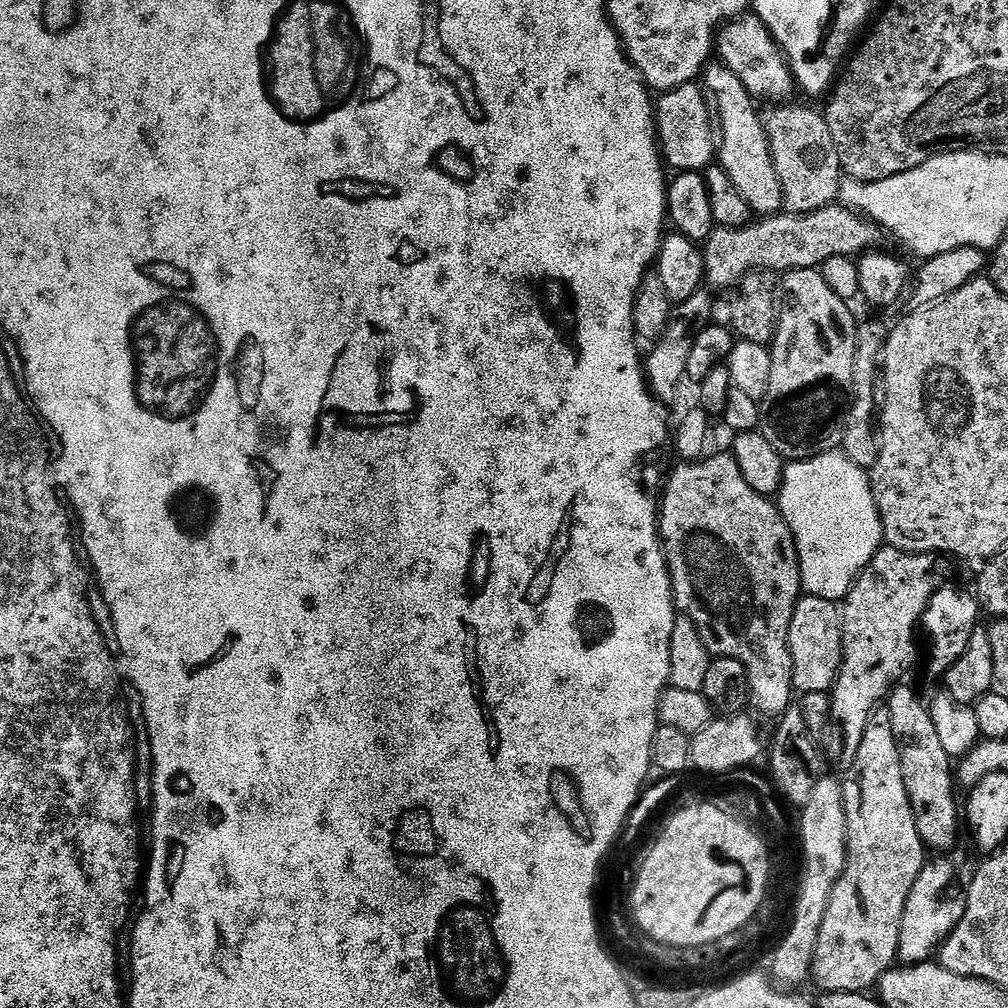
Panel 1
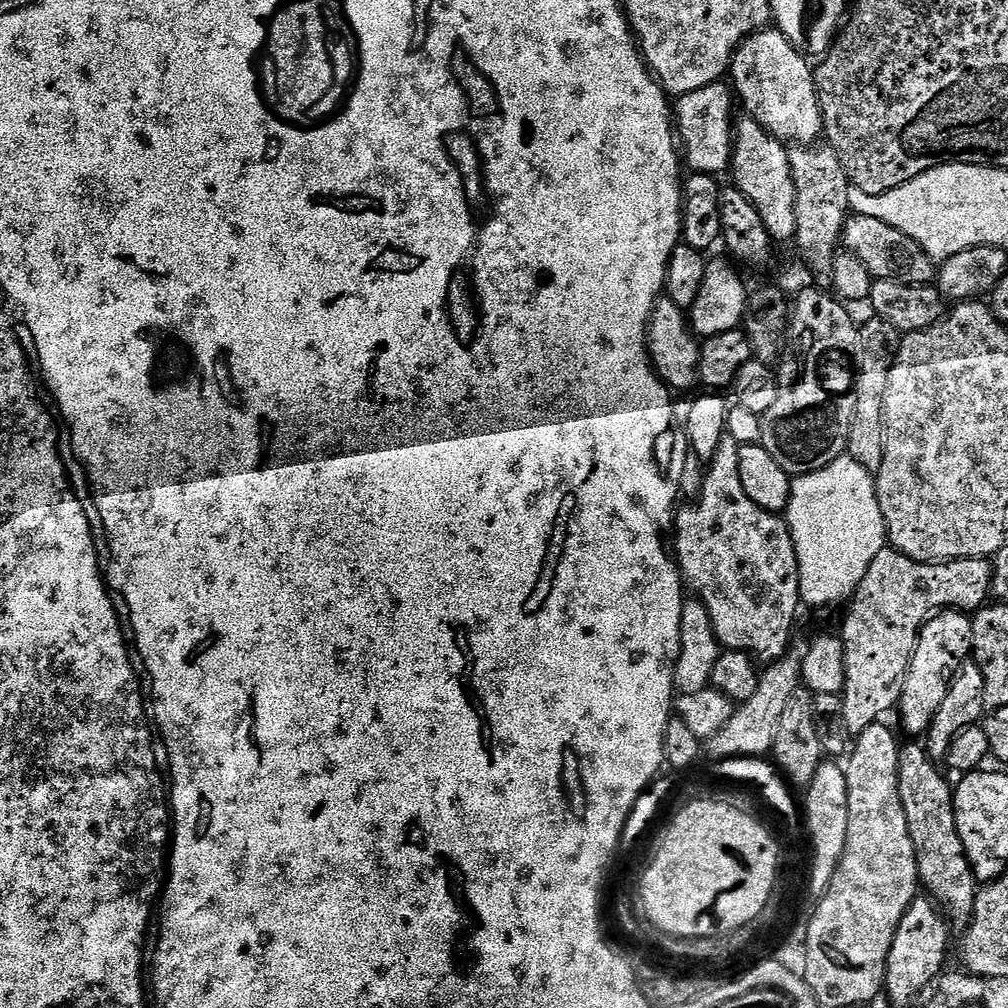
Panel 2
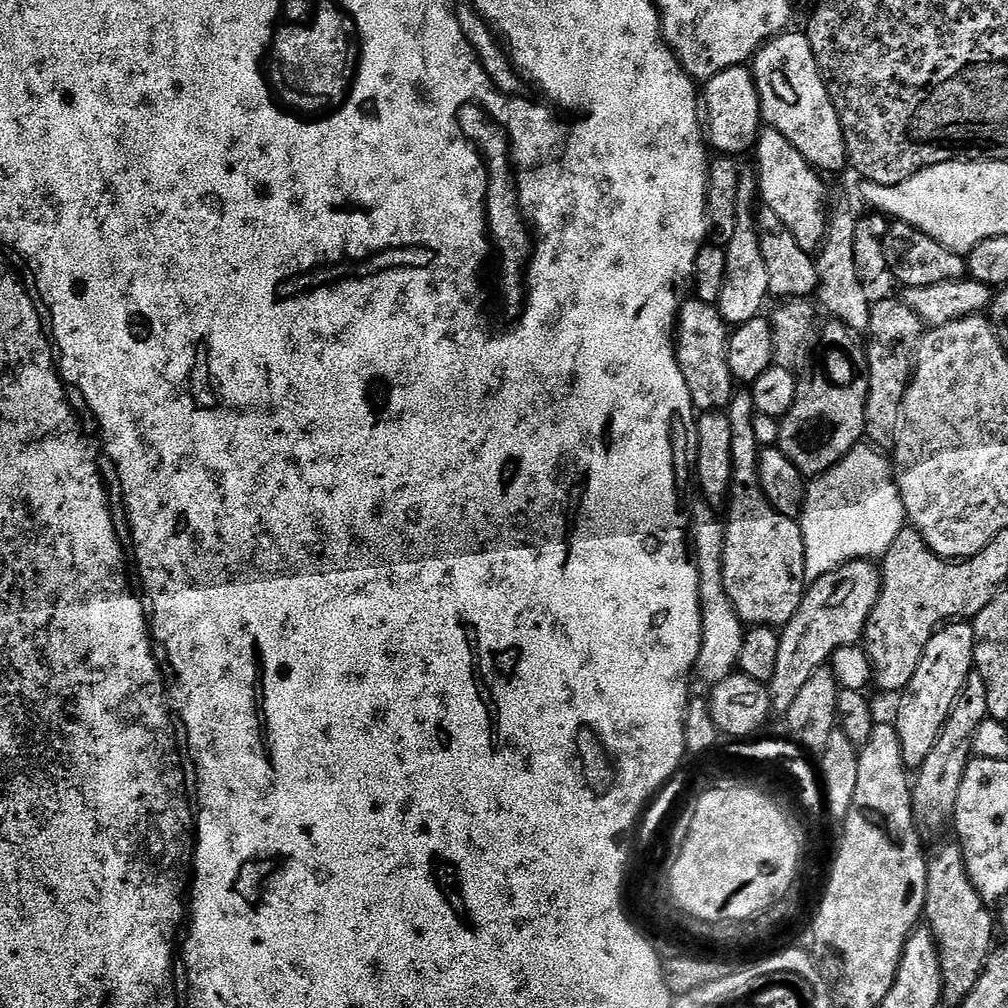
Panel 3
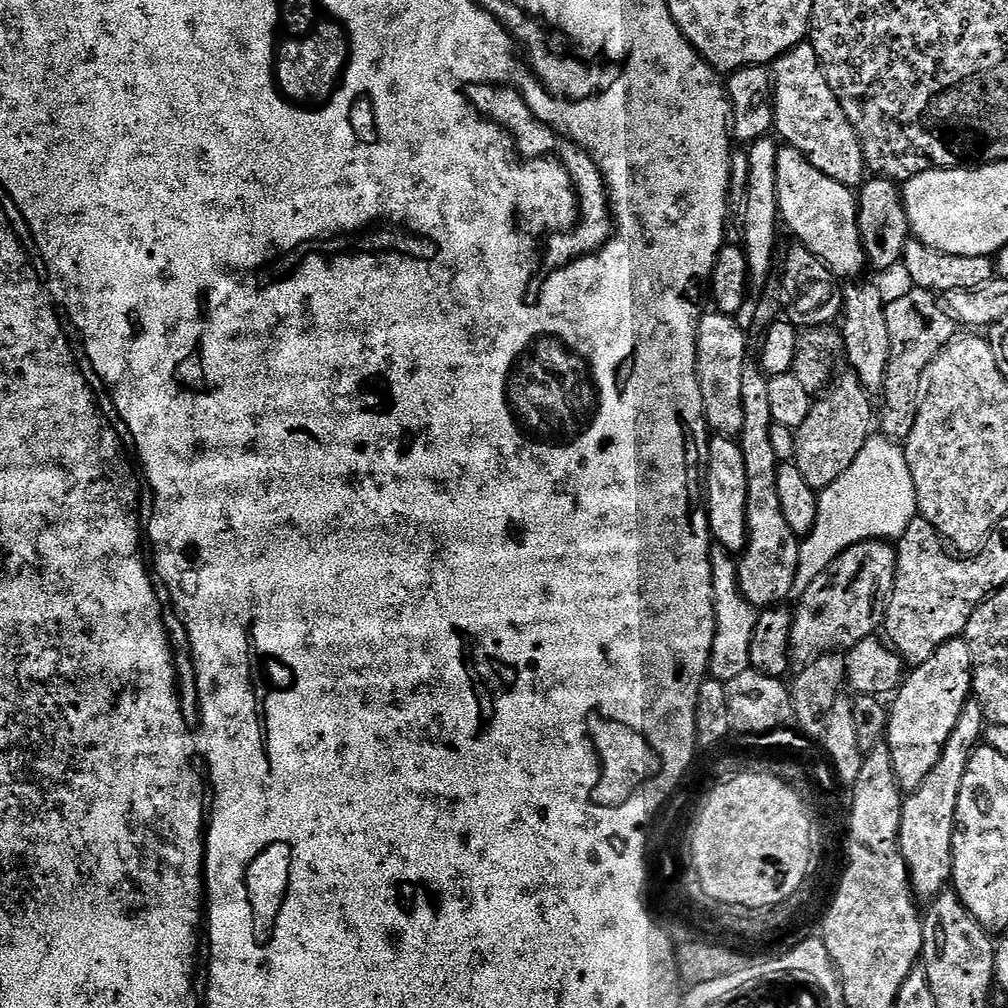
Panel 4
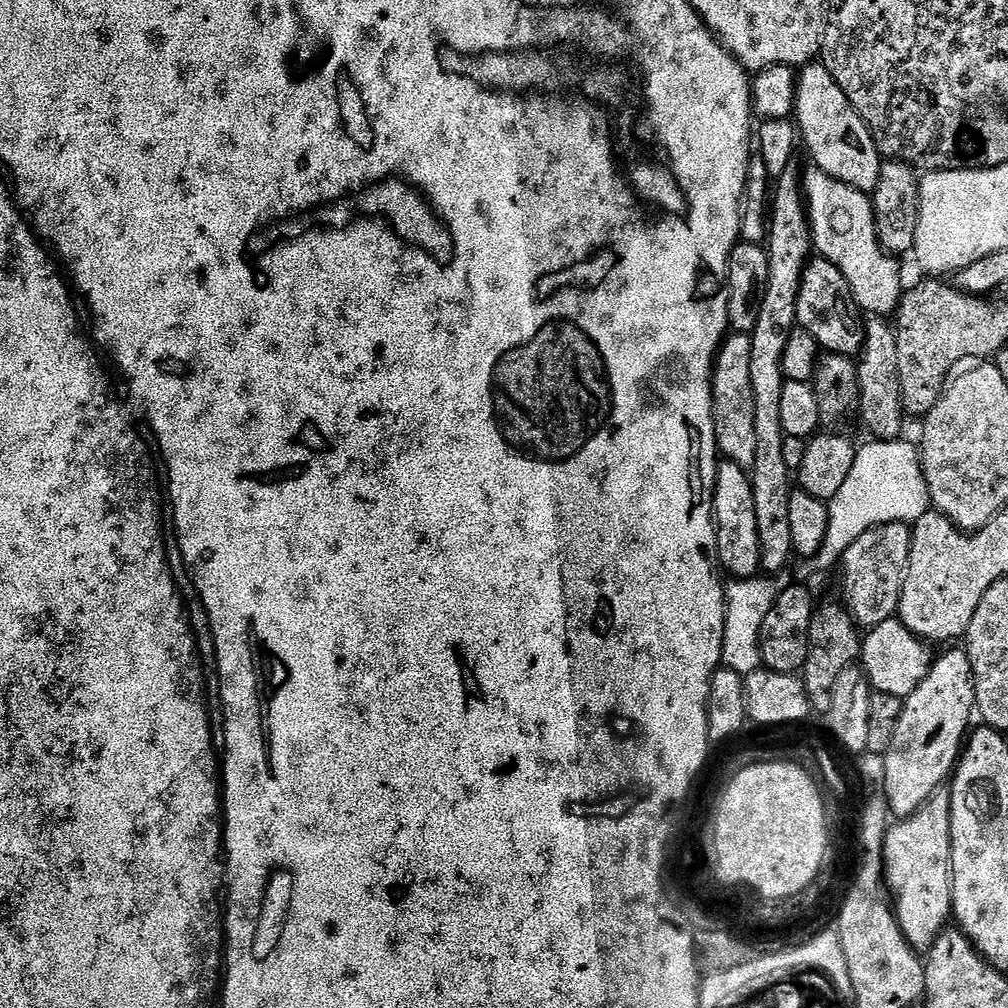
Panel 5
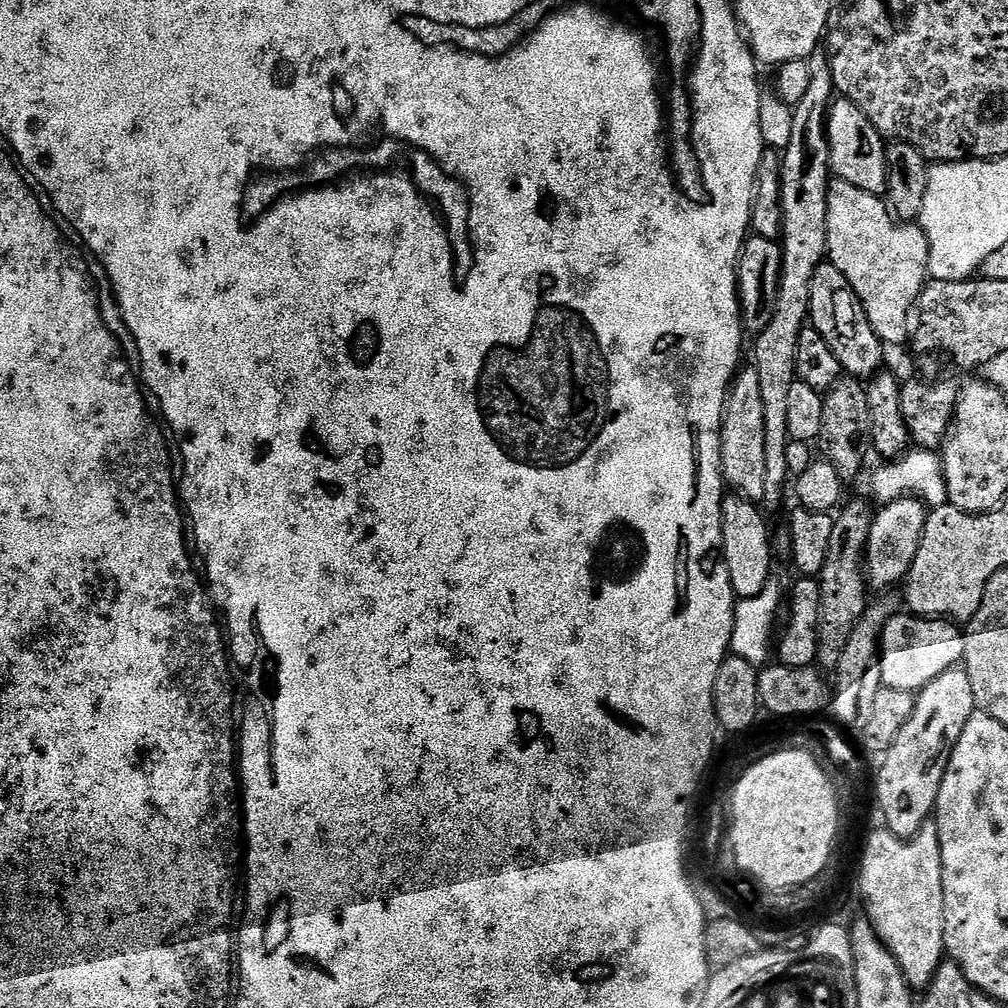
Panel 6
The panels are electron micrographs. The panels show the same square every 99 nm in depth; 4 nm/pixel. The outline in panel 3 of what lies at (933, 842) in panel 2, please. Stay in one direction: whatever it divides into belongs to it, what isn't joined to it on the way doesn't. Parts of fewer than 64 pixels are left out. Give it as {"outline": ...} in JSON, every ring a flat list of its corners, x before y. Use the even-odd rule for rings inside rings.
{"outline":[[959,843,944,844,933,856,927,857,926,902,923,919,938,950,942,966,944,1000,959,1006,973,990,983,966,994,949,994,912,974,890]]}

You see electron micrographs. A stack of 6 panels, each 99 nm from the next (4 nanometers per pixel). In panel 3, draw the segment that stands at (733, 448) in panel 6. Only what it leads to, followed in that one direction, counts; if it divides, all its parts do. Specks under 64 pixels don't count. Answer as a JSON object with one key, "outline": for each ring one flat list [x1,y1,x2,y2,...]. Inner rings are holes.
{"outline":[[699,298,683,301,678,317,676,337,676,357,690,386,690,398,701,413,727,409,734,395,734,377,728,364,728,341,730,325,724,320,715,303]]}

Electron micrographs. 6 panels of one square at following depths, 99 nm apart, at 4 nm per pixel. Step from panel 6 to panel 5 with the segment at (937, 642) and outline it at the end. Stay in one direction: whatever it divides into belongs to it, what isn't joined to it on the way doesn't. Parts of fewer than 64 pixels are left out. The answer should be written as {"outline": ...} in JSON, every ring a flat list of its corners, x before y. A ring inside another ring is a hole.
{"outline":[[893,618,867,629,858,660,875,691,903,698,909,696,932,669,934,656,928,653,928,648,929,645,915,636,899,618]]}

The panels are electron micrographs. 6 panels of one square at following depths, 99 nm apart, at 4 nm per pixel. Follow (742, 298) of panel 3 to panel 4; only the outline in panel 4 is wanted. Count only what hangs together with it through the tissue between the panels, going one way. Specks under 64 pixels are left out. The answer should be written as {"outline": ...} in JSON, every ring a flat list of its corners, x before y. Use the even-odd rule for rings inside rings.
{"outline":[[770,136,753,141,748,148,750,178,747,180,747,198,742,210,742,247,747,256,749,285,753,291,763,291,768,285,768,276,776,250,776,228,779,229,777,206,777,154,779,143]]}

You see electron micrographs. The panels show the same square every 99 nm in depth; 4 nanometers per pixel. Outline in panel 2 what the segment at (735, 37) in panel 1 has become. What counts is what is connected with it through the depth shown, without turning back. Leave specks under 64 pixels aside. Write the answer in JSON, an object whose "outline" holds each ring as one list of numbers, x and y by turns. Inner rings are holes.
{"outline":[[760,30,757,31,755,34,747,37,744,43,740,45,739,48,736,49,734,53,734,59,730,65,730,76,733,76,736,79,735,87,738,89,740,87,740,92,744,96,748,96,748,100,750,103,753,104,754,107,757,108,758,111,761,112,759,115,762,117,763,123,766,125,769,132,772,133,773,136,788,142,791,141,791,136,797,136,796,140,800,142,812,142,815,141,816,135,823,133,825,131,825,121,824,115,820,113,820,96,816,92,816,78,814,75,814,68,813,65,808,65,808,60,806,57,803,56,801,49,797,47,797,45,793,44,791,40,788,39,787,36,784,35,783,32,779,30,773,30,773,32,768,32,769,30]]}

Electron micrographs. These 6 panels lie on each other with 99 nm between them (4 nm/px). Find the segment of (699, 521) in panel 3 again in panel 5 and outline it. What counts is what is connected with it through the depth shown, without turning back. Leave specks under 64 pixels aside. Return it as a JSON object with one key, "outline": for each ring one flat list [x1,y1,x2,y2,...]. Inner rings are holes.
{"outline":[[789,571,775,573,773,576,759,575,746,580,729,579,725,583,724,603,726,622,724,623,724,640,720,655,723,667,747,676,759,671,762,666,760,636,762,624,770,608,777,600,778,594,788,589,792,583]]}

